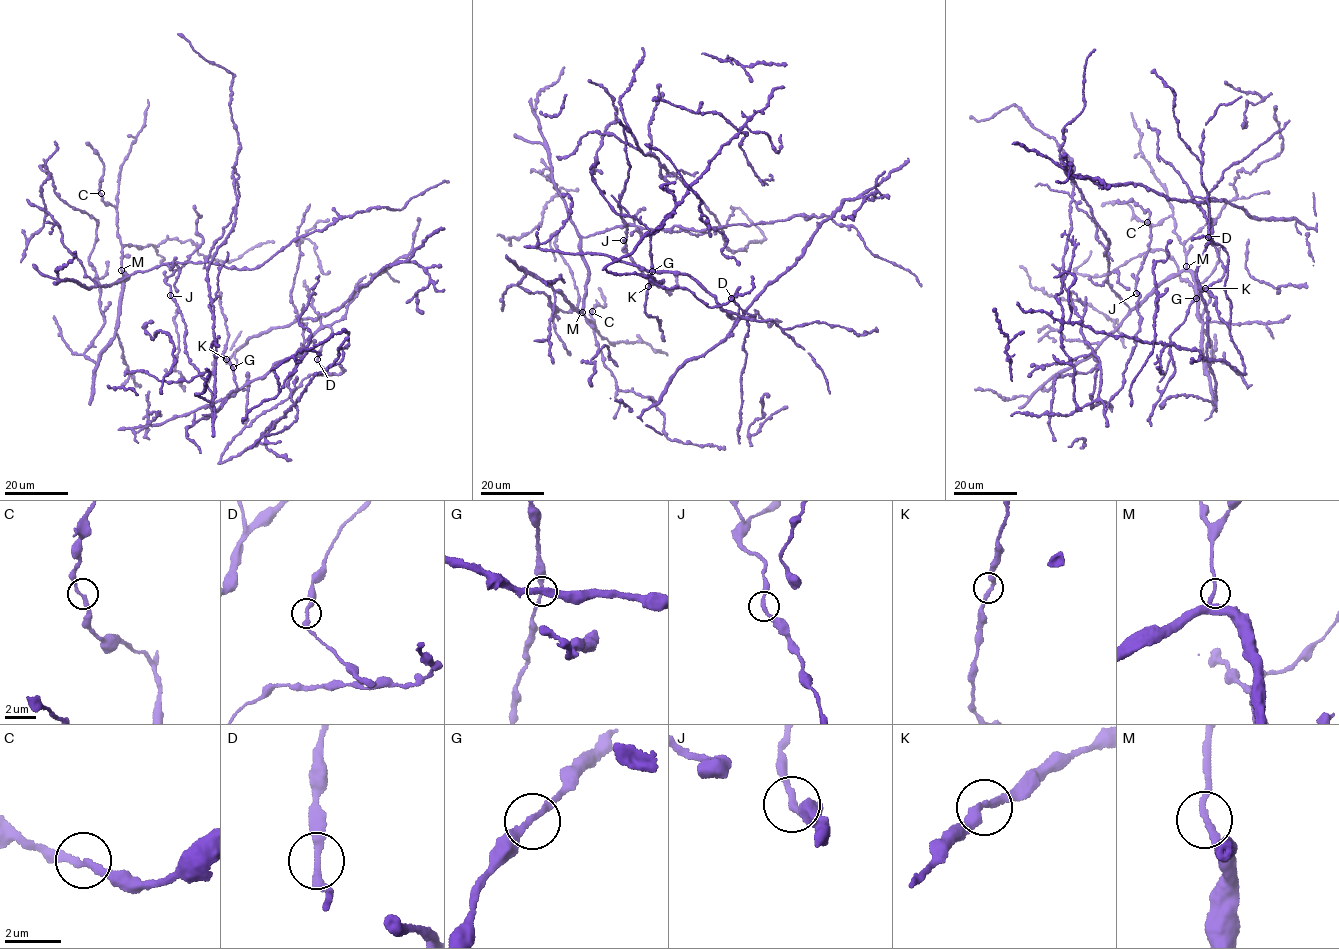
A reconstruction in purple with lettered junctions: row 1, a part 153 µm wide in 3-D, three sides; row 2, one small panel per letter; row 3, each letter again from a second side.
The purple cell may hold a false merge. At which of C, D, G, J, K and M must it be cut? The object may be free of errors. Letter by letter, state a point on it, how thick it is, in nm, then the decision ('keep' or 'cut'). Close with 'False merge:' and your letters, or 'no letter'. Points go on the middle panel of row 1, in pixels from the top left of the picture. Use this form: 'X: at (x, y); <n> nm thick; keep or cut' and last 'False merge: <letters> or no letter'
C: at (592, 311); 240 nm thick; keep
D: at (731, 298); 260 nm thick; keep
G: at (652, 271); 240 nm thick; keep
J: at (623, 240); 240 nm thick; keep
K: at (648, 286); 260 nm thick; keep
M: at (582, 312); 220 nm thick; keep
False merge: no letter

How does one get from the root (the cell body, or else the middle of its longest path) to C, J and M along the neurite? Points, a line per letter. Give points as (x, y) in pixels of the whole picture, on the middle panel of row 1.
C: (670, 173), (719, 228), (698, 235), (625, 225), (581, 237), (589, 277), (582, 313), (598, 333), (592, 311)
J: (670, 173), (654, 155), (644, 154), (624, 128), (631, 166), (619, 195), (627, 227), (623, 240)
M: (670, 173), (713, 213), (719, 228), (698, 235), (683, 230), (625, 225), (581, 237), (589, 277), (581, 312)

